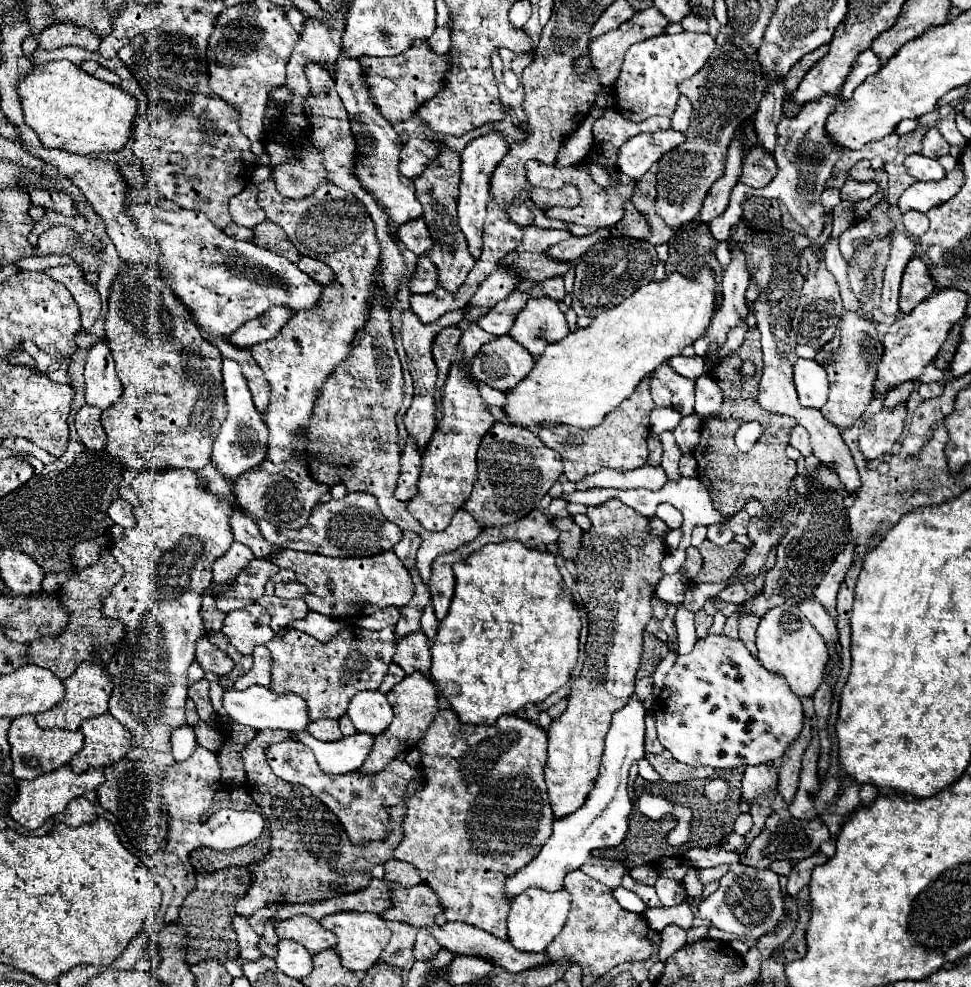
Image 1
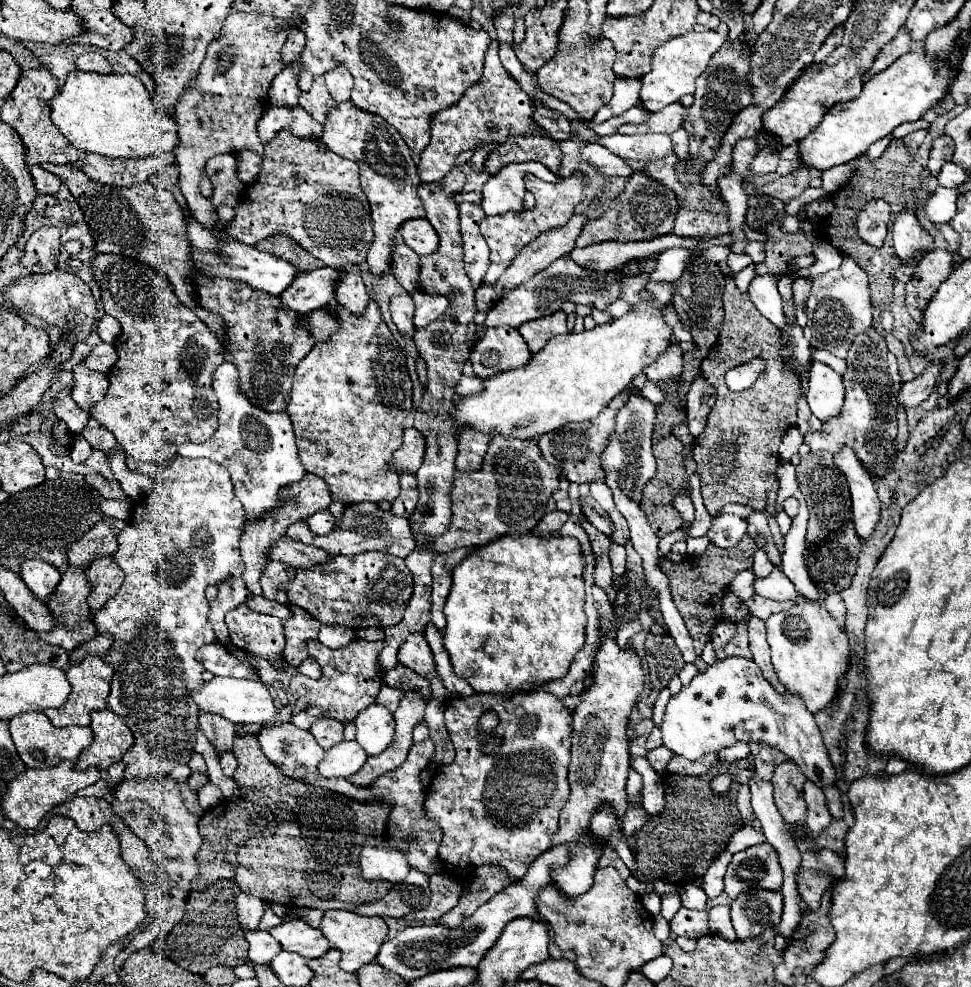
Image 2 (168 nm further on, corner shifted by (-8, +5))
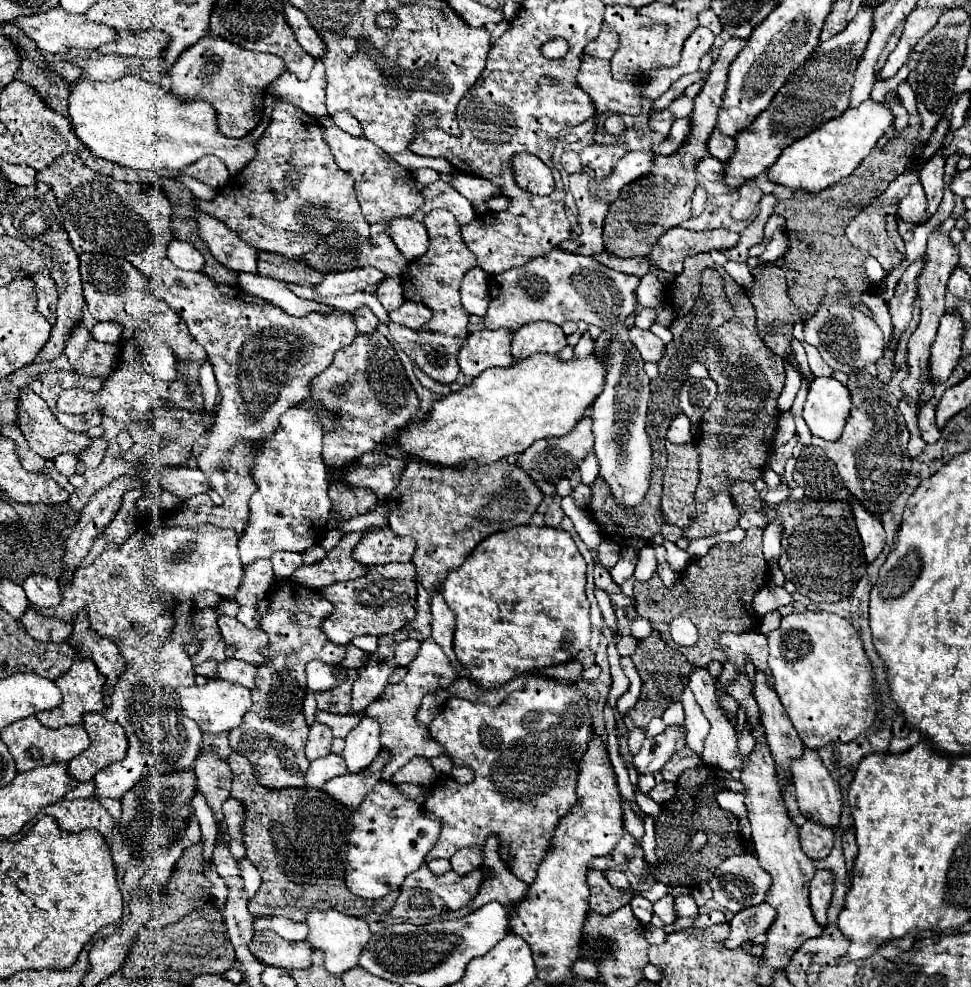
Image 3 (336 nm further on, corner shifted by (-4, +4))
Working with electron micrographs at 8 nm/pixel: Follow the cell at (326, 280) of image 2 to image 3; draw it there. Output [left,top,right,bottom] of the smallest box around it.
[312,267,386,295]

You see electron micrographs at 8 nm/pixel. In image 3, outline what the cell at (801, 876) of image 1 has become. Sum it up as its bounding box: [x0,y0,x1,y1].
[810,869,834,927]

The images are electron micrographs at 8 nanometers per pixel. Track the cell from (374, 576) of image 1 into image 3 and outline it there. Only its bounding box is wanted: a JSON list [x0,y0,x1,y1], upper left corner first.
[318,563,416,645]

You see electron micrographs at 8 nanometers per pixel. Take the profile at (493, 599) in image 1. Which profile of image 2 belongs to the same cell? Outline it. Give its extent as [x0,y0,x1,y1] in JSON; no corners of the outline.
[444,534,586,696]

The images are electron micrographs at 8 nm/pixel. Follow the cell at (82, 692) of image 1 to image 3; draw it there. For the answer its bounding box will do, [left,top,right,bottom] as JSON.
[36,659,106,727]

